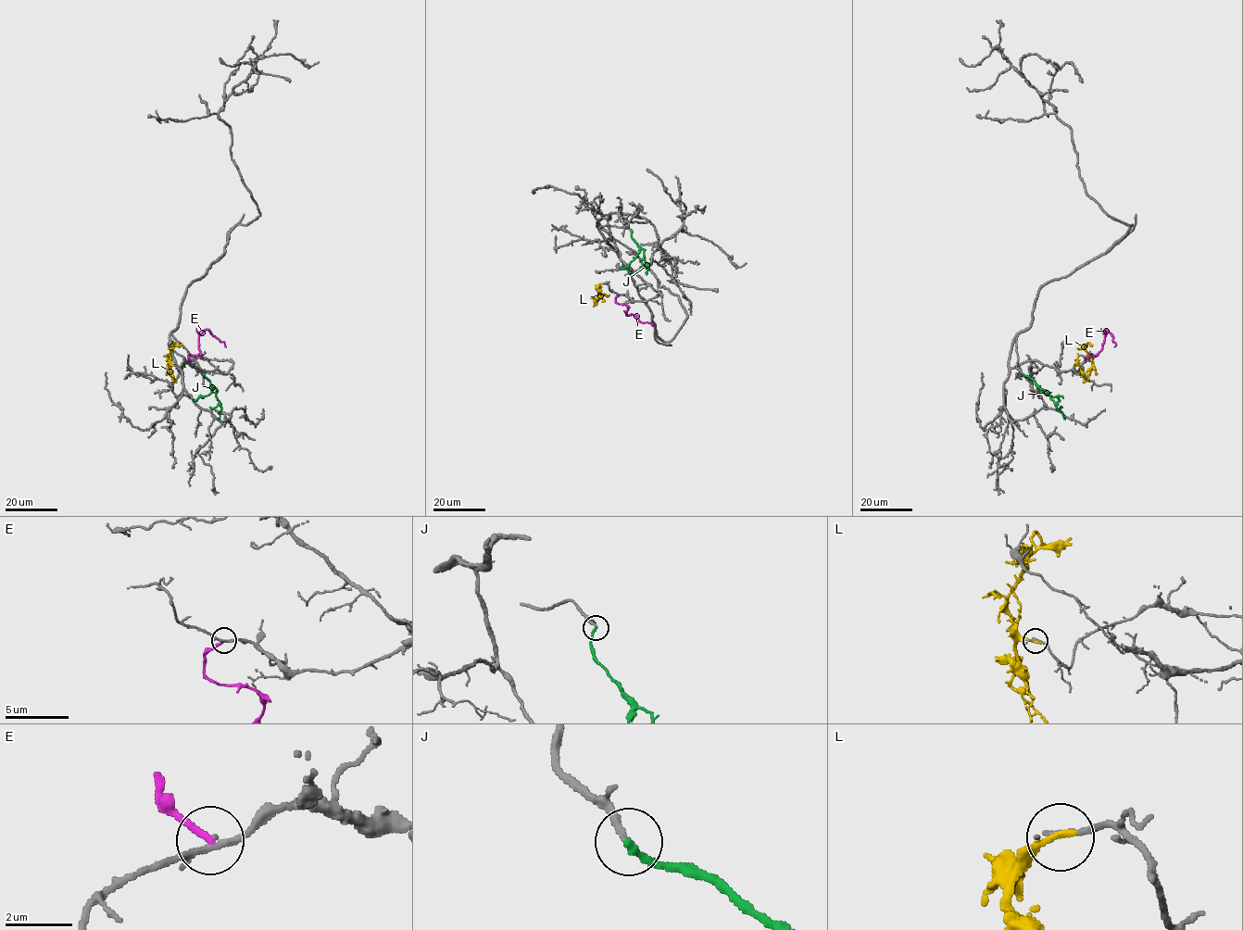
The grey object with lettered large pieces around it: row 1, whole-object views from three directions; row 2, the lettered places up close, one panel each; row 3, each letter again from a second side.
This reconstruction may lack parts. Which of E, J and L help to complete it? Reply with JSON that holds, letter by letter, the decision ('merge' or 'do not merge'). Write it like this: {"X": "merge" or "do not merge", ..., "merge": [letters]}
{"E": "do not merge", "J": "merge", "L": "do not merge", "merge": ["J"]}

